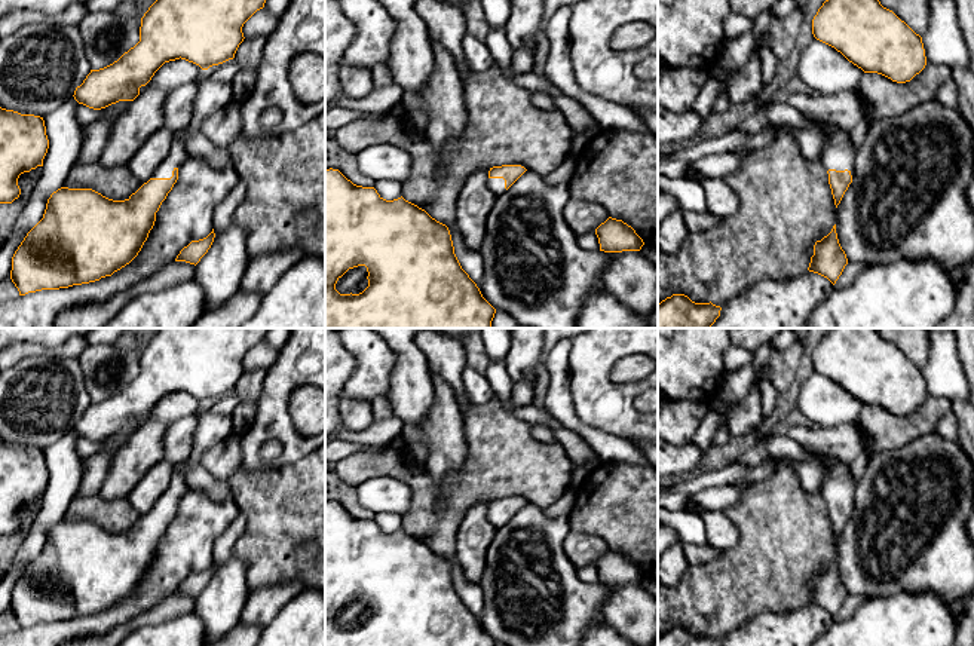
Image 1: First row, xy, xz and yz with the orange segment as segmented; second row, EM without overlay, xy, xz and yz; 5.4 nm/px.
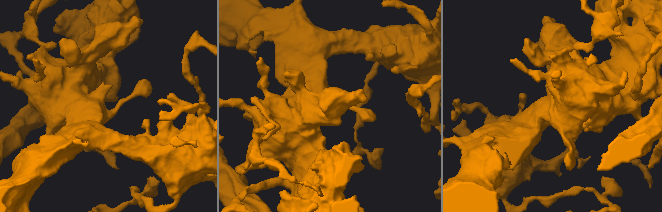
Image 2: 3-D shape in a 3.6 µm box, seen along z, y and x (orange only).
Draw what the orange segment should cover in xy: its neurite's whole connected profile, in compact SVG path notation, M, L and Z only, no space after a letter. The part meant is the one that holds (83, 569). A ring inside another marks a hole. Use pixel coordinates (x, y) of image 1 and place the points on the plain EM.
M209 408L202 411L190 456L177 463L166 492L128 532L113 533L92 521L61 520L53 524L43 551L12 590L10 612L19 628L95 615L129 597L177 515L178 500L190 489L184 471L232 434L232 416Z

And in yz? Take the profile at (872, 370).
M831 328L814 349L812 367L864 405L877 405L897 416L910 414L926 398L922 370L875 328Z

